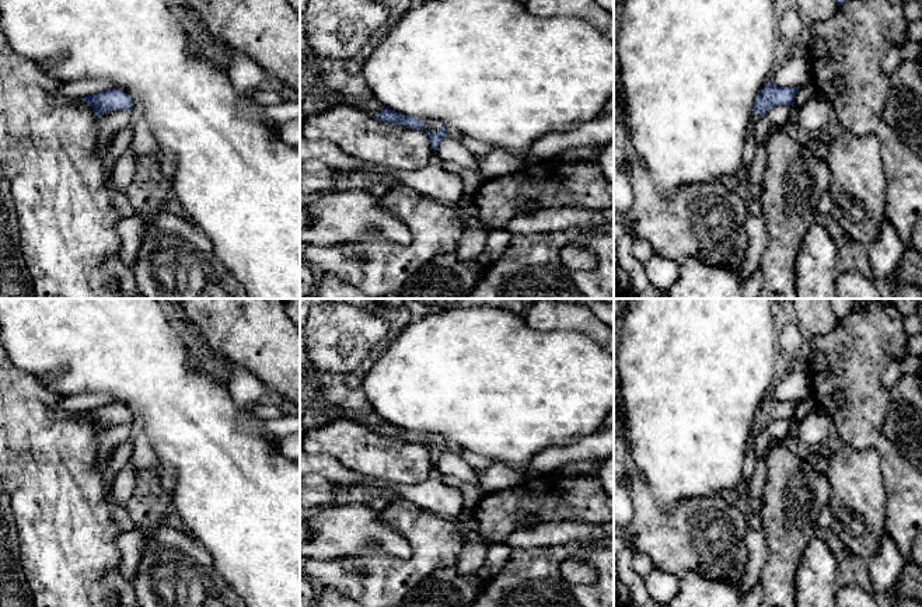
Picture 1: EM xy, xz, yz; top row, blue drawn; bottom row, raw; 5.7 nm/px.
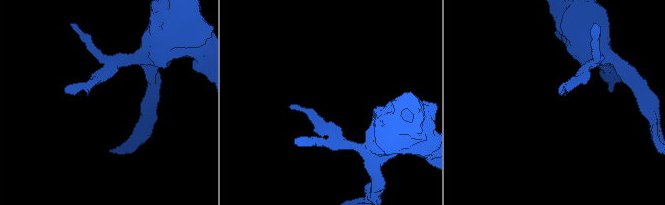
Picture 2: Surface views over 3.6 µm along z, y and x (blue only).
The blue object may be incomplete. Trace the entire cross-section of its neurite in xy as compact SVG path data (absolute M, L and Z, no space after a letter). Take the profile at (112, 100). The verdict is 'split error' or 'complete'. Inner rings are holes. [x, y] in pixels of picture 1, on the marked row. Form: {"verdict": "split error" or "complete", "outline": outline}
{"verdict": "split error", "outline": "M108 90L84 98L92 105L94 115L98 118L99 133L97 150L105 150L129 122L133 114L135 101L129 94L119 90Z"}

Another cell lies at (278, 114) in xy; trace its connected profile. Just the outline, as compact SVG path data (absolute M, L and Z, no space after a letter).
M287 101L277 105L268 105L263 109L266 122L280 125L287 121L300 118L300 101Z

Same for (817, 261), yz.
M814 223L796 259L799 299L838 299L837 276L838 245L824 226Z

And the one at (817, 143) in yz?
M824 133L804 135L803 143L821 160L827 160L828 136Z

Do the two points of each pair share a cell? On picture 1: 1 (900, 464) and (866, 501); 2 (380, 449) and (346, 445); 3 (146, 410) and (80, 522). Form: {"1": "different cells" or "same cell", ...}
{"1": "different cells", "2": "same cell", "3": "different cells"}

